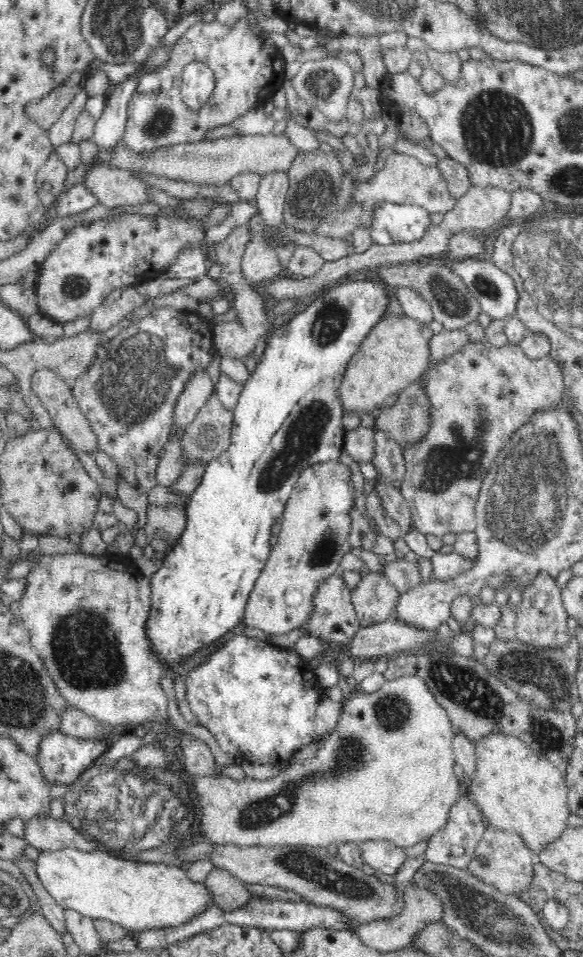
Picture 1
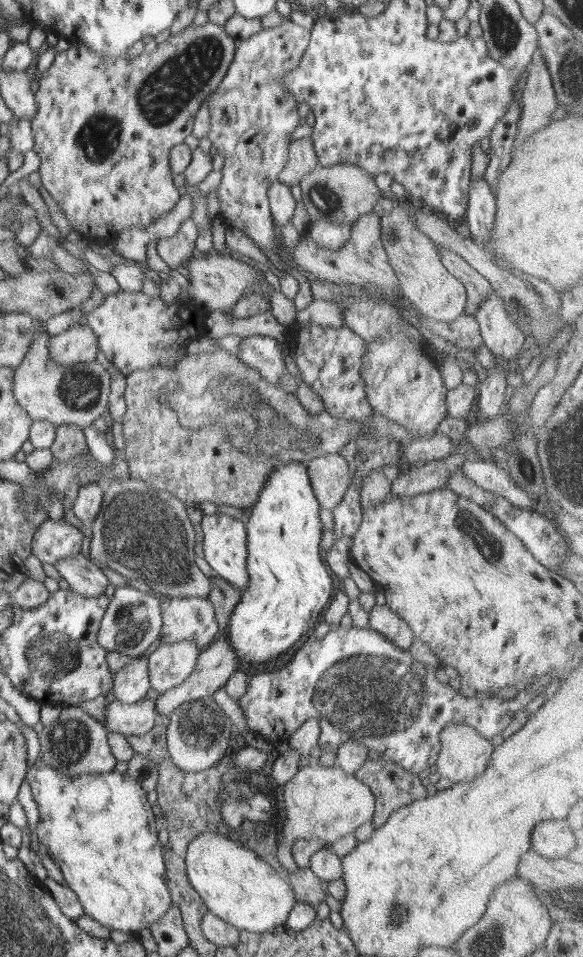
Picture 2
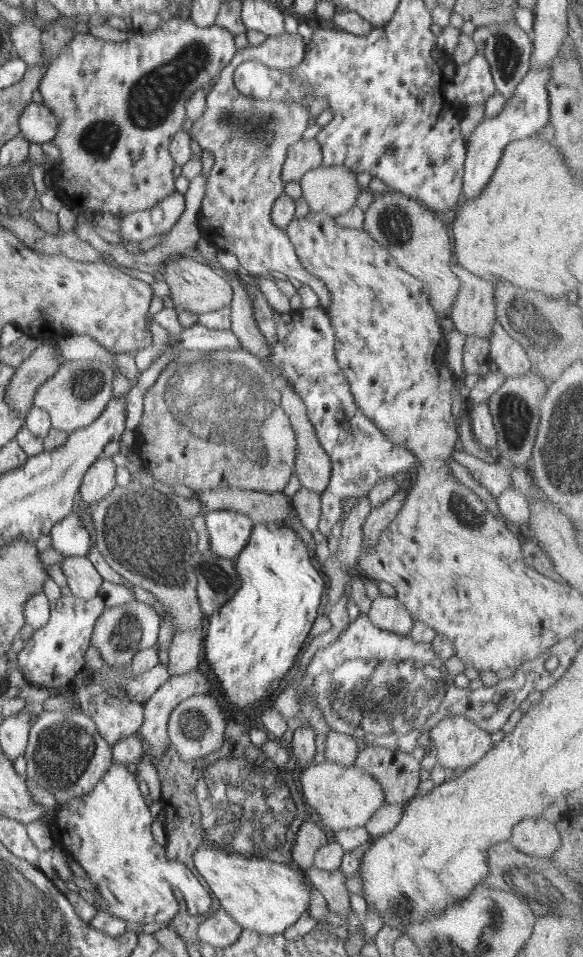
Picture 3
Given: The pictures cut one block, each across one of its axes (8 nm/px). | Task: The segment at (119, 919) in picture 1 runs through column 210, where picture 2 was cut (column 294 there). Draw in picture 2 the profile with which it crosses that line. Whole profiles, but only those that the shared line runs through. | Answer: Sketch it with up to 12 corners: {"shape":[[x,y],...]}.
{"shape":[[194,837],[188,880],[240,932],[276,931],[289,882],[252,849]]}

